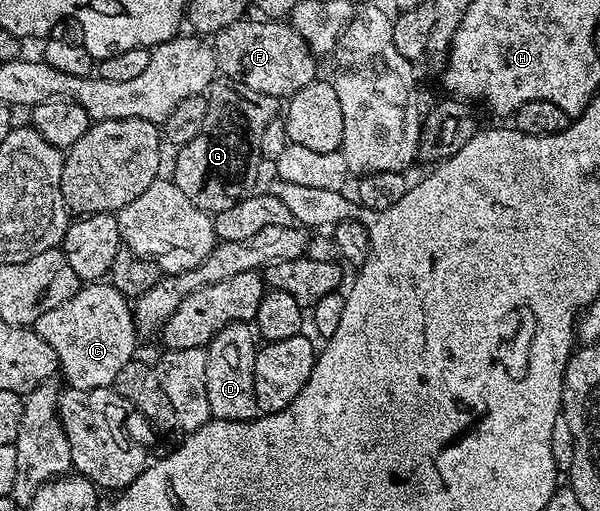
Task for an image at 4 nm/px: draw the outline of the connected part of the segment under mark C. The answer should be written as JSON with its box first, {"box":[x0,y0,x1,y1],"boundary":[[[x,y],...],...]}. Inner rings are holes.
{"box":[35,281,139,389],"boundary":[[[89,281],[78,287],[75,297],[43,313],[35,330],[55,349],[60,374],[65,374],[69,378],[68,386],[75,389],[112,387],[119,369],[135,358],[133,350],[139,342],[130,300],[108,281]]]}

